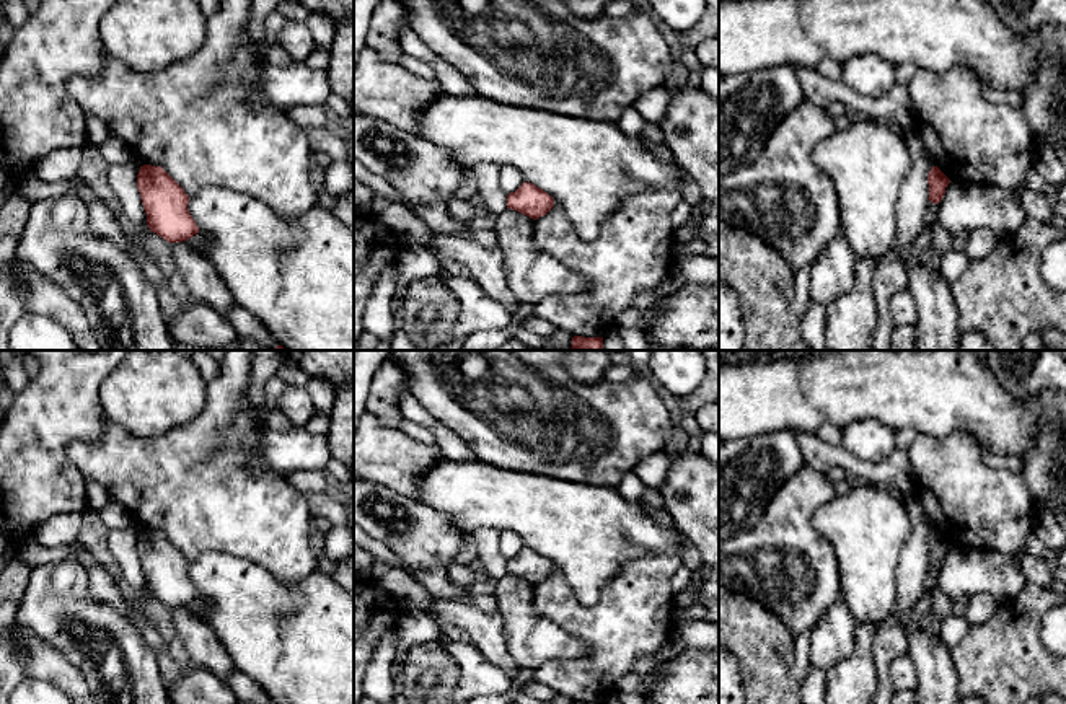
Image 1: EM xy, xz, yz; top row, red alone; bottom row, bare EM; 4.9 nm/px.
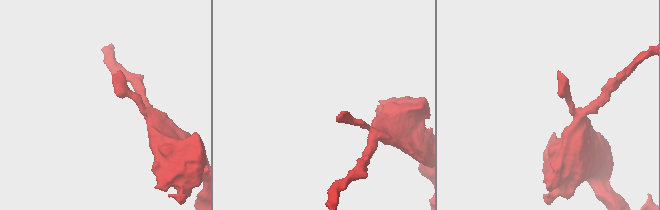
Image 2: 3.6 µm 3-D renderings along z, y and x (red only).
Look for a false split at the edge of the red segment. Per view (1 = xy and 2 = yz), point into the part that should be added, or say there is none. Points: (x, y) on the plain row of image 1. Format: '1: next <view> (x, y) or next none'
1: next none
2: next none

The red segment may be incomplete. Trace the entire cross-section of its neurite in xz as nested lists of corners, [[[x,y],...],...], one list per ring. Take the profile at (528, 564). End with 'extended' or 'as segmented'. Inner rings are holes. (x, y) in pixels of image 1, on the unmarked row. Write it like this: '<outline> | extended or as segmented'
[[[525,548],[507,561],[507,574],[517,575],[533,585],[546,580],[554,570],[554,564],[531,548]]] | as segmented

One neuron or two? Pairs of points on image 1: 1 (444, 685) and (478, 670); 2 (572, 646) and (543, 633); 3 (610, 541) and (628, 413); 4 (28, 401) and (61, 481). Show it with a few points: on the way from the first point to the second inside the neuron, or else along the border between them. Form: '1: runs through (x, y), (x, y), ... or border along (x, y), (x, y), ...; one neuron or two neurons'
1: border along (449, 657), (453, 662); two neurons
2: runs through (566, 646), (555, 644), (550, 639); one neuron
3: border along (577, 481), (615, 489); two neurons
4: runs through (28, 421), (28, 448), (41, 462); one neuron

